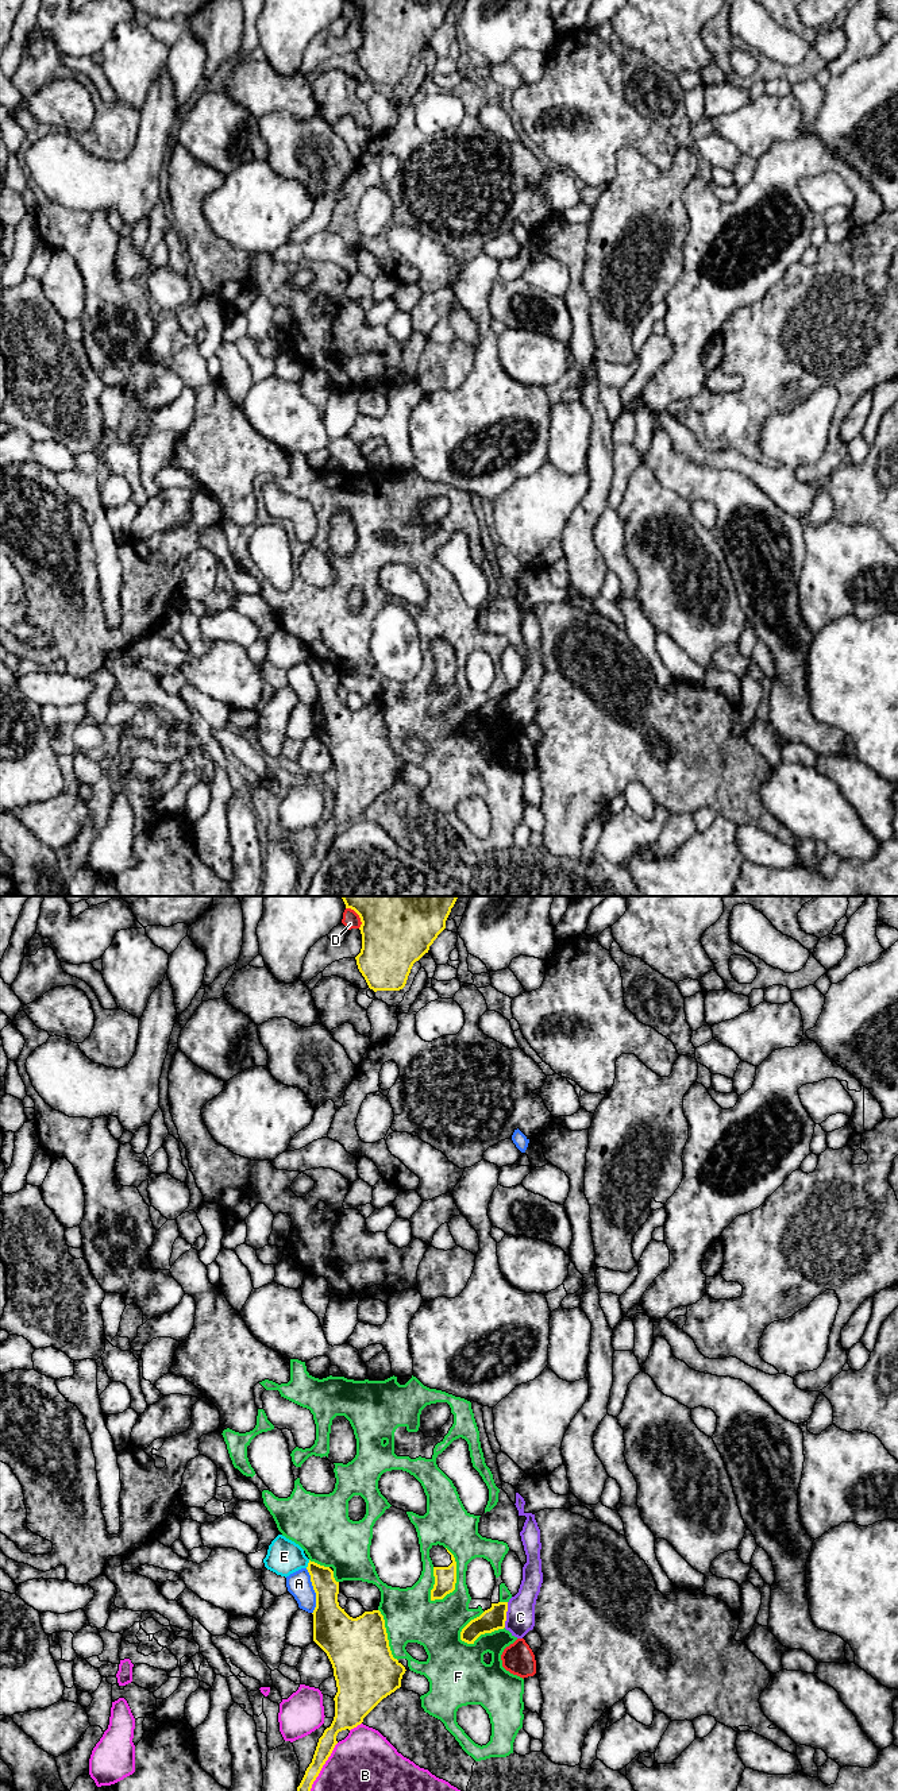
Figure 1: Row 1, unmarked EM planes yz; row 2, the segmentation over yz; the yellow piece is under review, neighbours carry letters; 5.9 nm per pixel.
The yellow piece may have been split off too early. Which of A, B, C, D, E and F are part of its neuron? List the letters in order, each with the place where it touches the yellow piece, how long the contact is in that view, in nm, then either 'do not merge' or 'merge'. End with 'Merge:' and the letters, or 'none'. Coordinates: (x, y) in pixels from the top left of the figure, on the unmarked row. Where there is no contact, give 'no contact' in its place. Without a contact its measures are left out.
A: meets yellow in yz at (315, 684); contact 280 nm long; do not merge
B: meets yellow in yz at (319, 865); contact 420 nm long; do not merge
C: meets yellow in yz at (505, 707); contact 150 nm long; do not merge
D: meets yellow in yz at (358, 7); contact 150 nm long; do not merge
E: meets yellow in yz at (308, 657); contact 50 nm long; do not merge
F: meets yellow in yz at (455, 672); contact 340 nm long; do not merge
Merge: none

